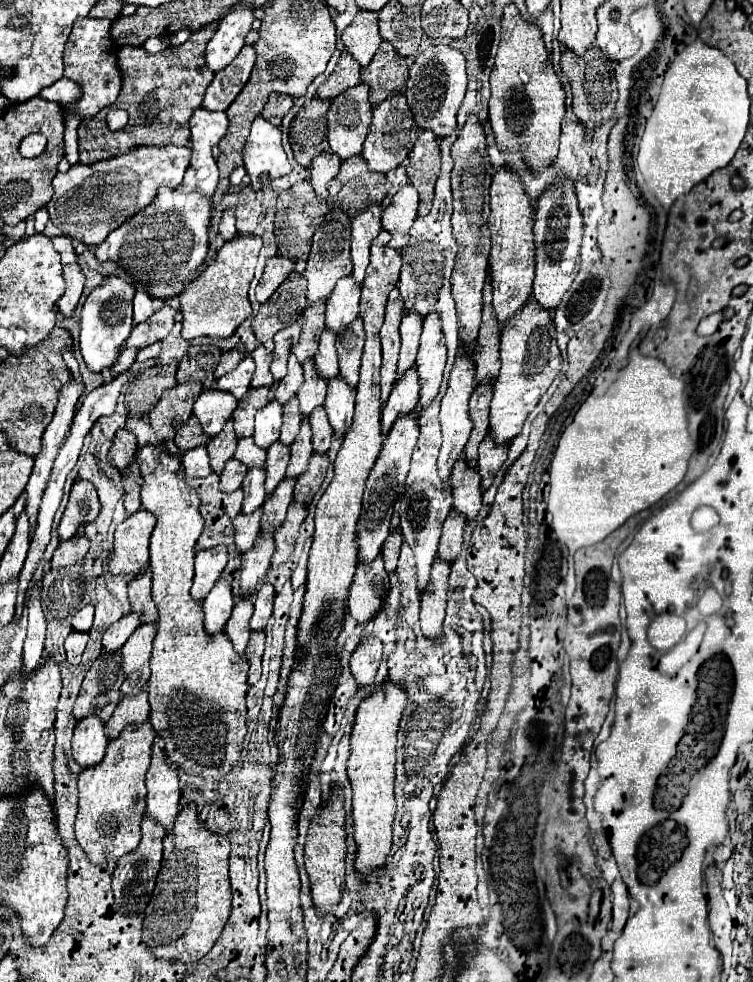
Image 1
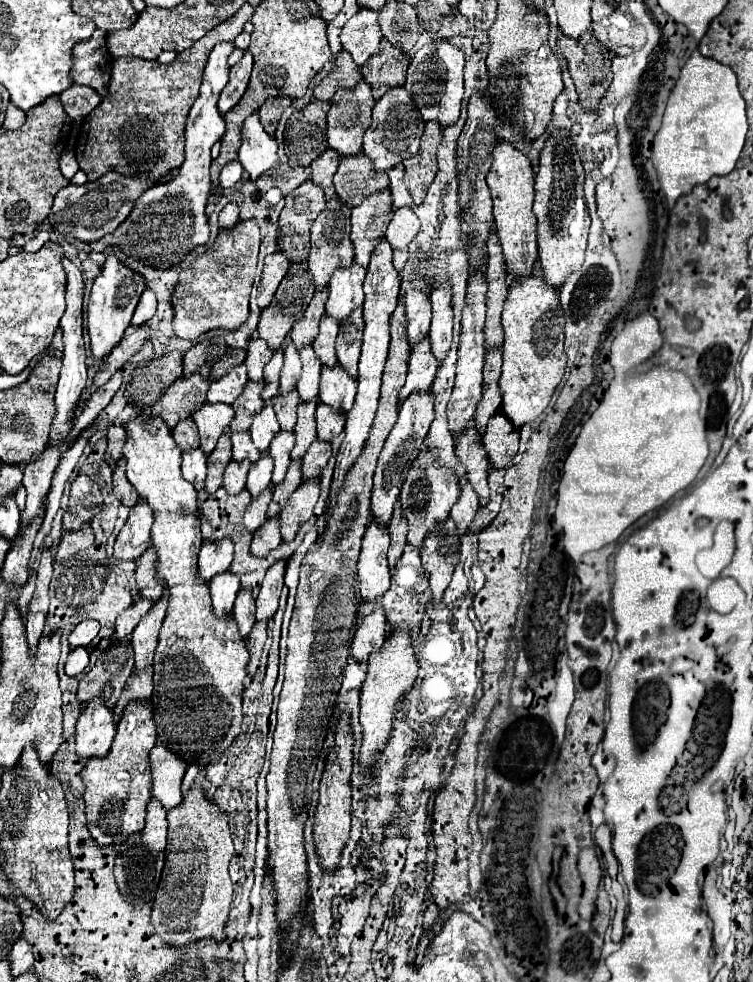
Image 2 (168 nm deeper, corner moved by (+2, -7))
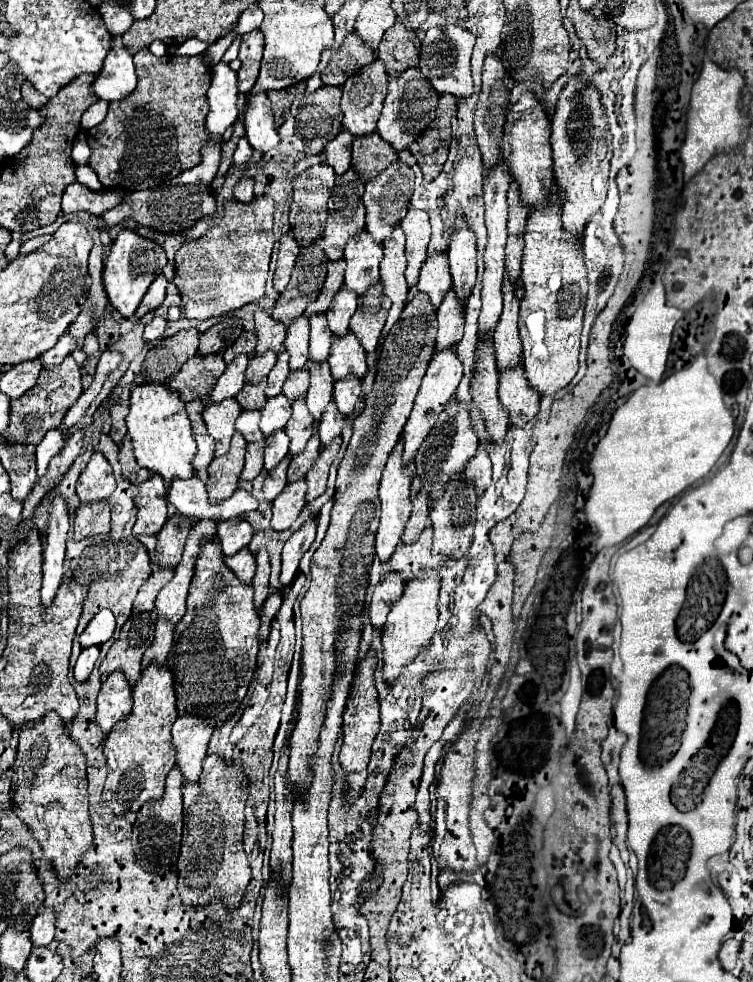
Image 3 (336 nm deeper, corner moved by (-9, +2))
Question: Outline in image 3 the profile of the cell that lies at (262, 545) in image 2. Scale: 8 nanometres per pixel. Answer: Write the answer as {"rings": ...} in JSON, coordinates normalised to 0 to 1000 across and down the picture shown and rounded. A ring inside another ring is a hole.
{"rings":[[[406,489],[385,491],[364,509],[364,525],[361,525],[361,538],[375,542],[382,540],[385,534],[396,527],[401,517],[406,515]]]}

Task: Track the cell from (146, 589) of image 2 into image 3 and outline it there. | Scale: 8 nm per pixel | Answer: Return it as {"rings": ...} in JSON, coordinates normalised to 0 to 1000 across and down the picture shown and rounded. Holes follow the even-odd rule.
{"rings":[[[228,521],[220,534],[215,536],[215,540],[210,542],[207,566],[210,566],[212,576],[231,578],[239,572],[250,542],[252,542],[252,527],[239,521]]]}

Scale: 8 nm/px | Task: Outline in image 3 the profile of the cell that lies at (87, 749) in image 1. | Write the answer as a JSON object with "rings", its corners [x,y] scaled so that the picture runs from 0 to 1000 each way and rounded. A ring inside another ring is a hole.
{"rings":[[[162,682],[149,684],[138,695],[130,707],[130,725],[127,735],[143,747],[149,739],[167,731],[175,721],[175,699],[170,697]]]}

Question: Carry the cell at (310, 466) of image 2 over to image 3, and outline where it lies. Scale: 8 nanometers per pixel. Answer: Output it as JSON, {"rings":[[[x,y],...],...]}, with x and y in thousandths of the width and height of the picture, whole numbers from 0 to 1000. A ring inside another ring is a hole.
{"rings":[[[444,407],[433,413],[425,430],[422,430],[422,442],[425,442],[425,450],[428,454],[433,454],[436,450],[441,450],[441,446],[452,444],[457,436],[457,424],[446,418]]]}

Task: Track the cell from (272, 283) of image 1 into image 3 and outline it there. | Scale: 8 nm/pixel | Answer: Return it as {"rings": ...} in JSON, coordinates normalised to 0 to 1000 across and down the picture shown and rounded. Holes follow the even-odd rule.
{"rings":[[[377,238],[372,242],[372,253],[369,253],[369,269],[367,269],[367,277],[364,277],[364,293],[367,297],[377,295],[377,291],[385,285],[390,267],[396,261],[396,246],[390,244],[388,238]]]}

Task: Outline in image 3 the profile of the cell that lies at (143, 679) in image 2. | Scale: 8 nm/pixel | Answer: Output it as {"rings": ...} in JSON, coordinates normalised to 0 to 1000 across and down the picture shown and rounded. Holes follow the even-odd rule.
{"rings":[[[212,629],[207,633],[207,646],[205,646],[205,654],[202,658],[191,664],[191,674],[189,678],[199,678],[199,676],[218,676],[220,668],[228,660],[228,646],[231,646],[231,637],[220,631]]]}

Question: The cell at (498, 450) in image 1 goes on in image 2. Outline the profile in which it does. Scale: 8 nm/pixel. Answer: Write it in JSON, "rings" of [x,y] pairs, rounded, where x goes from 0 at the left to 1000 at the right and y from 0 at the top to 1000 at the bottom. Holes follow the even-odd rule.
{"rings":[[[657,423],[655,429],[649,429],[647,439],[641,443],[641,453],[647,459],[647,467],[652,478],[671,478],[689,455],[689,439],[681,439],[676,435],[676,429],[671,423]]]}

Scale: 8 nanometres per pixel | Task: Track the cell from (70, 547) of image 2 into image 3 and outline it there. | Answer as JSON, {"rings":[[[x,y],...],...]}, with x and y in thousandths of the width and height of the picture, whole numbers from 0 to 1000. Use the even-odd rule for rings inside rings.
{"rings":[[[141,509],[106,513],[98,523],[98,550],[146,540],[146,515]]]}

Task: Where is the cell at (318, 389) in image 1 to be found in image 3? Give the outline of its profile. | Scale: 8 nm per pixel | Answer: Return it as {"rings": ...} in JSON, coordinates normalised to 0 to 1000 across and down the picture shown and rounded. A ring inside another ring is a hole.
{"rings":[[[430,320],[412,322],[412,367],[430,369],[441,350],[441,336],[436,334]]]}

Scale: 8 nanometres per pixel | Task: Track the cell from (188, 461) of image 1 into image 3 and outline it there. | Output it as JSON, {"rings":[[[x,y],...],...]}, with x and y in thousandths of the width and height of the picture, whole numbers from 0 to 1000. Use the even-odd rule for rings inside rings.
{"rings":[[[271,442],[271,444],[260,444],[260,452],[263,452],[263,458],[255,468],[255,475],[258,479],[271,479],[284,466],[284,448],[276,442]]]}

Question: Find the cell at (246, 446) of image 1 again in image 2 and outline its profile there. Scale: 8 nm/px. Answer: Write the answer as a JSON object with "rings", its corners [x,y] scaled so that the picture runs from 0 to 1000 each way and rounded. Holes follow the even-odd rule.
{"rings":[[[307,441],[307,449],[309,449],[309,469],[339,471],[347,465],[341,455],[336,455],[331,441]]]}

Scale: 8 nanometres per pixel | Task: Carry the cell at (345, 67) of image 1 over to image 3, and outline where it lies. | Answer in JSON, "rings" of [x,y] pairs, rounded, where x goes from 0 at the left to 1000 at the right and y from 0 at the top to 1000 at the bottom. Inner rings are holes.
{"rings":[[[465,33],[428,71],[428,84],[433,88],[454,88],[467,75],[473,75],[473,71],[494,61],[497,51],[489,49],[473,33]]]}

